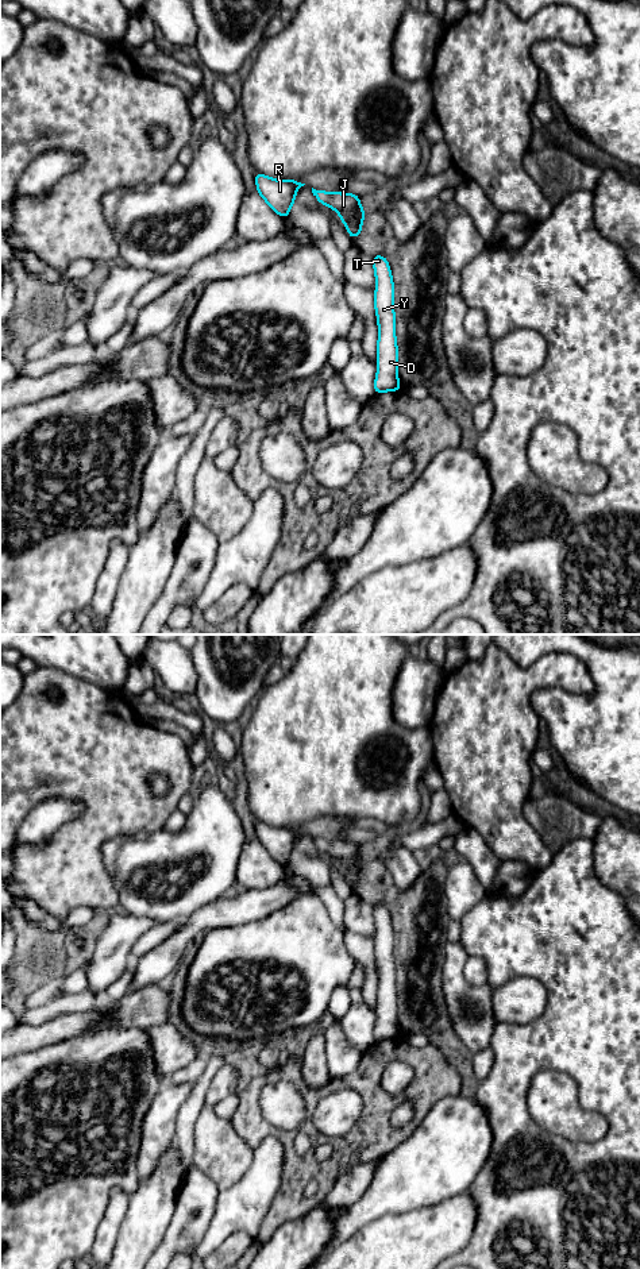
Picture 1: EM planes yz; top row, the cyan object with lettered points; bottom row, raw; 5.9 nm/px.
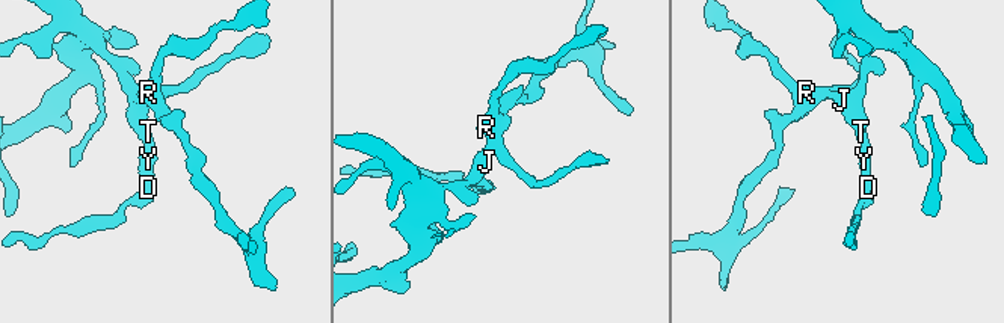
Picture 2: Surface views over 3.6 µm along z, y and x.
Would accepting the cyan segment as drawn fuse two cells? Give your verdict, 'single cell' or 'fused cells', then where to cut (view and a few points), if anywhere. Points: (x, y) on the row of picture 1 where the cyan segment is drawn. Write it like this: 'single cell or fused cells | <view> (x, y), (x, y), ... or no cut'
single cell | no cut

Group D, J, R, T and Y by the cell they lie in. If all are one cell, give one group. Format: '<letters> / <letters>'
D J R T Y

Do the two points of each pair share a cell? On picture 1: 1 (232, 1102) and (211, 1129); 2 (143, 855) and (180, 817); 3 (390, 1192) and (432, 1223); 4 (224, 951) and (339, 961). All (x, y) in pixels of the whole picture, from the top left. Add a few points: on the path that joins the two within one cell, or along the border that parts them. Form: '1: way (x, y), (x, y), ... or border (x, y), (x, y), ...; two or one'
1: border (235, 1092), (214, 1107), (218, 1117); two
2: border (188, 816), (185, 822), (176, 830), (164, 830); two
3: border (444, 1199), (436, 1204), (384, 1215); two
4: way (253, 953), (274, 953), (282, 959), (311, 959); one

